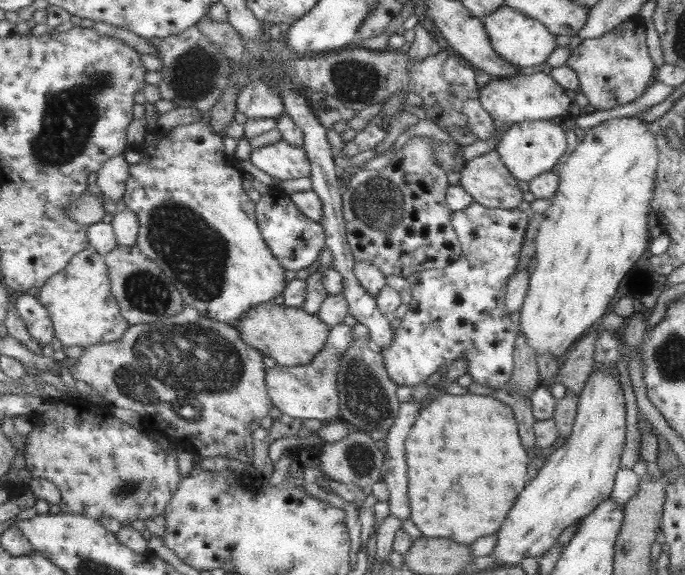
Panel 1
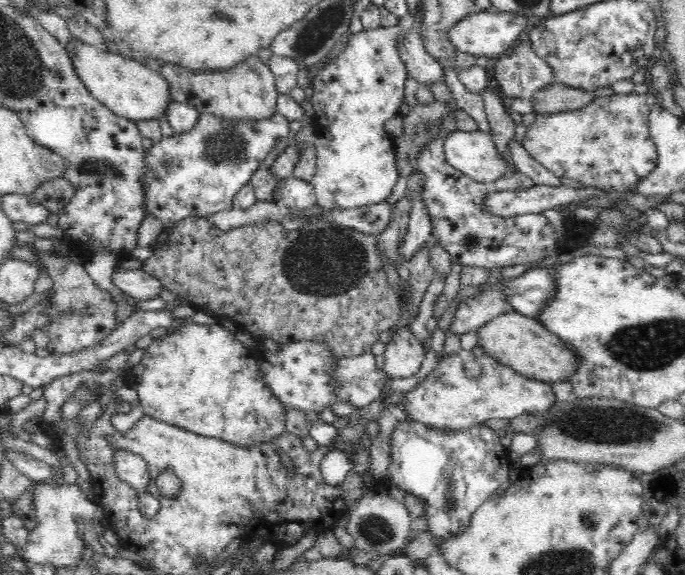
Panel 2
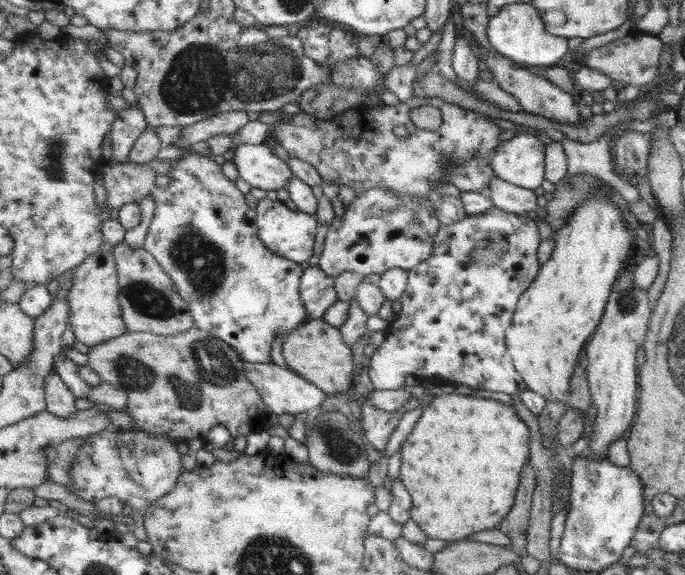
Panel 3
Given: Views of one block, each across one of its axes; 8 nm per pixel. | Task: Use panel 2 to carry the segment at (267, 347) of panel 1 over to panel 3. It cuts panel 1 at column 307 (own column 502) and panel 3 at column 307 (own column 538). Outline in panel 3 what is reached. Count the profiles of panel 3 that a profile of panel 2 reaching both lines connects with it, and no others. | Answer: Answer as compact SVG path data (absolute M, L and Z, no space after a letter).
M324 318L308 319L300 328L284 338L282 354L291 371L308 379L327 395L341 394L353 386L354 354L341 334L341 331Z

